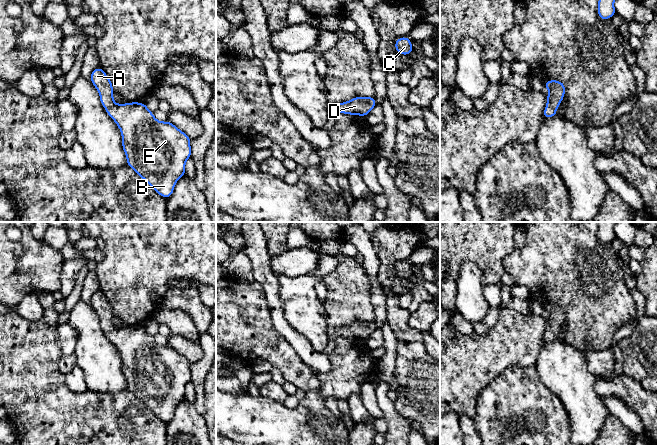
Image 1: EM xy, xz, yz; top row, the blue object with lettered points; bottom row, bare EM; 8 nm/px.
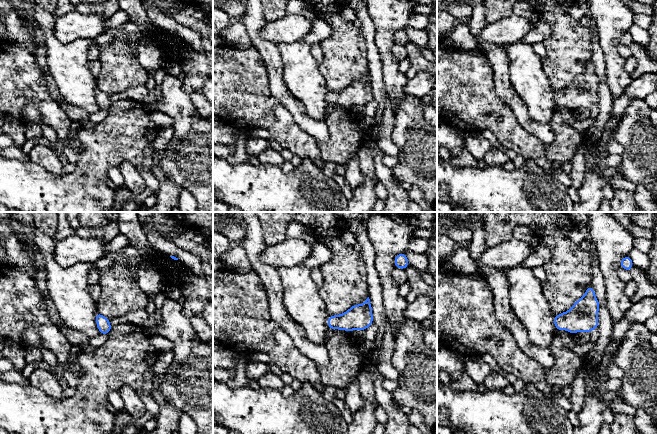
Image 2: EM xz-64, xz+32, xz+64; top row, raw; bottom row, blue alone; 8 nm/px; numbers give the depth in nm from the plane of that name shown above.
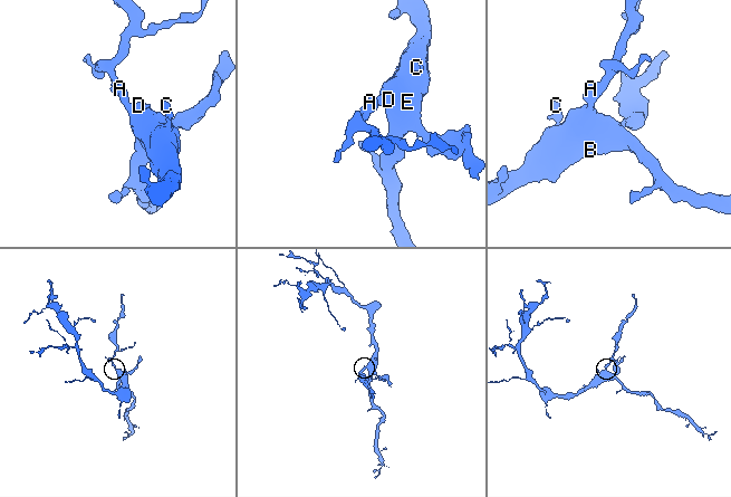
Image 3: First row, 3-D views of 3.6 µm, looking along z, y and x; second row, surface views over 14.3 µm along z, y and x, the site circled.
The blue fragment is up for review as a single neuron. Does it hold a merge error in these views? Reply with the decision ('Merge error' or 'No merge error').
No merge error

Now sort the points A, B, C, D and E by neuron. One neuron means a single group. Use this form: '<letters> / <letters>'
A B C D E

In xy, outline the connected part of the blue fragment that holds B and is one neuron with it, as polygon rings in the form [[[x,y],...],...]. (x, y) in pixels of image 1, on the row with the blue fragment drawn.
[[[100,67],[92,71],[90,81],[121,131],[127,165],[168,199],[176,182],[185,175],[191,139],[171,122],[158,121],[144,103],[116,104],[112,82]]]

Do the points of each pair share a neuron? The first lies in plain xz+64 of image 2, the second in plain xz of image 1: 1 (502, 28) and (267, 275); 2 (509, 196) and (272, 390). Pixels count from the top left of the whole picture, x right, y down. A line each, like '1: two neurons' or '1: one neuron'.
1: two neurons
2: two neurons

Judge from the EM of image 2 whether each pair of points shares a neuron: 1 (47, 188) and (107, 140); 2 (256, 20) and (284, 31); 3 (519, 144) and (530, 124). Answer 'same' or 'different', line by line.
1: same
2: different
3: different

